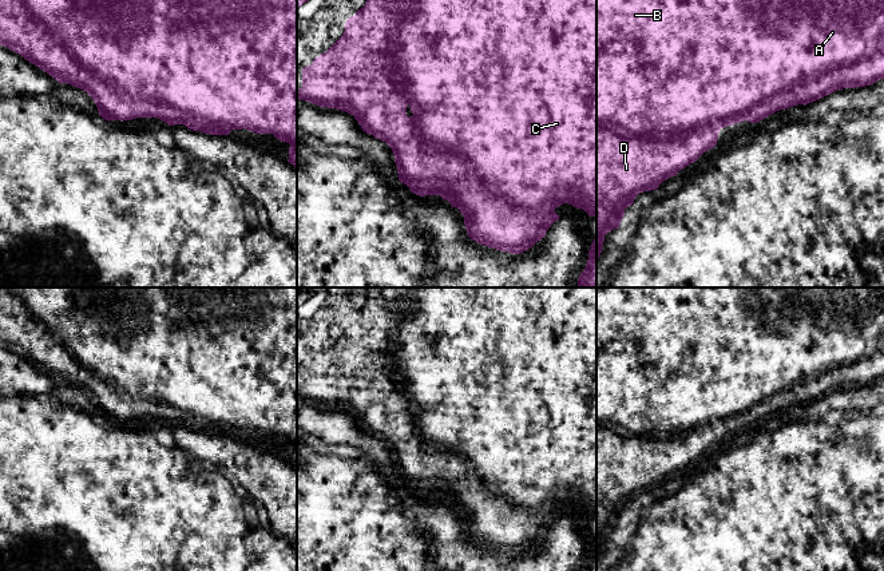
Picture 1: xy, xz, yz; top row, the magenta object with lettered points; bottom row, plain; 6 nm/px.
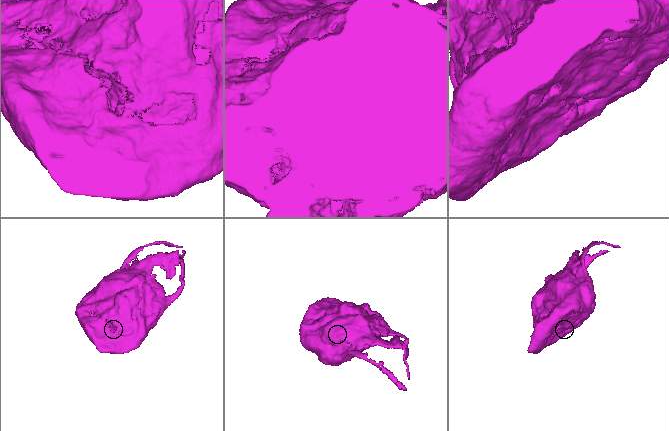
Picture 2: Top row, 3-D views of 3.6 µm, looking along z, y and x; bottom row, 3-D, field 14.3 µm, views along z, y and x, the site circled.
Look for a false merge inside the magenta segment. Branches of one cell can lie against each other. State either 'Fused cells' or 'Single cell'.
Single cell

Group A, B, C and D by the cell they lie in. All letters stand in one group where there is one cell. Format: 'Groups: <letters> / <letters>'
Groups: A B C D

